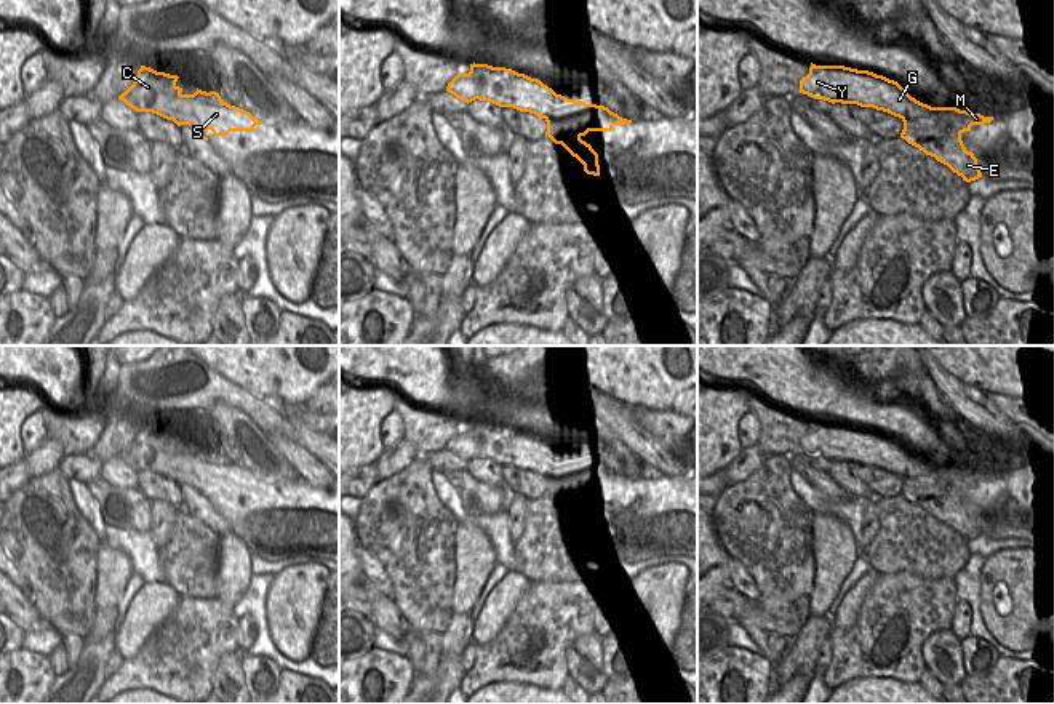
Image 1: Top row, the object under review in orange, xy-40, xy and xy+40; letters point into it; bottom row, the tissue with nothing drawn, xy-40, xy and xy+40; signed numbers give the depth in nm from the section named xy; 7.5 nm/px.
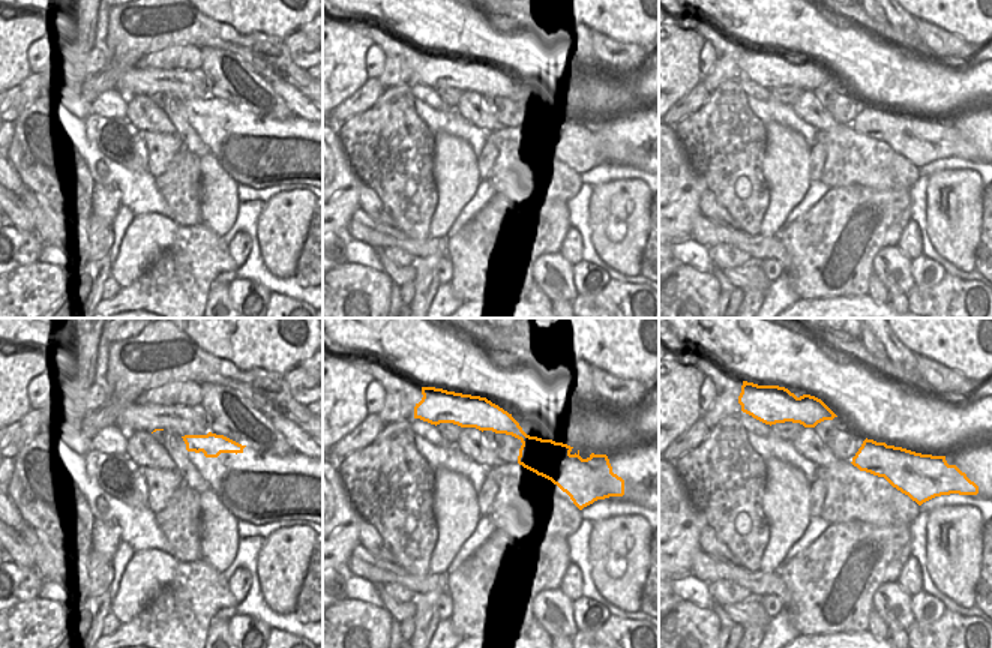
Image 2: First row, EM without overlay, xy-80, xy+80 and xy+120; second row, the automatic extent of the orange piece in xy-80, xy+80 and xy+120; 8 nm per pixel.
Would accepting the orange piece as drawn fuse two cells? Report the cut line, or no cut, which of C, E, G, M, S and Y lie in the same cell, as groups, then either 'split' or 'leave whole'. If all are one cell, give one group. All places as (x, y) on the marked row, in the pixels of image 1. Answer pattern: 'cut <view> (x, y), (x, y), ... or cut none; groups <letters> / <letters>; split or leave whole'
cut xy-40 (218, 95), (213, 104), (197, 109), (186, 124); groups C G Y / E M S; split

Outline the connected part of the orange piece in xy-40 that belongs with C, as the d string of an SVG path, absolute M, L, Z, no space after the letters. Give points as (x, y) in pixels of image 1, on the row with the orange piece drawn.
M141 66L133 85L118 99L136 112L157 114L178 126L187 125L187 118L197 110L219 102L216 91L206 93L197 88L194 94L184 94L176 85L178 78L178 75Z

